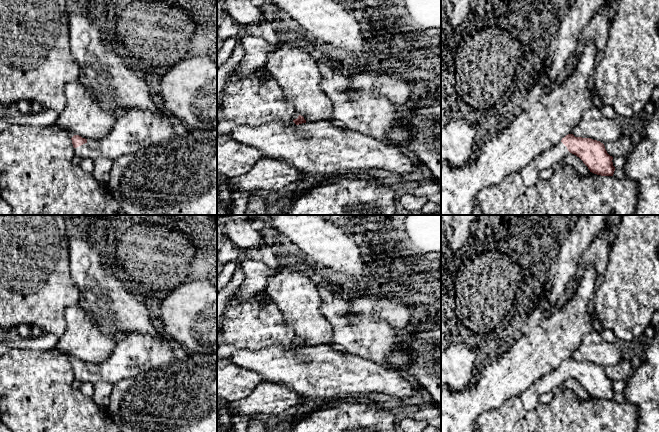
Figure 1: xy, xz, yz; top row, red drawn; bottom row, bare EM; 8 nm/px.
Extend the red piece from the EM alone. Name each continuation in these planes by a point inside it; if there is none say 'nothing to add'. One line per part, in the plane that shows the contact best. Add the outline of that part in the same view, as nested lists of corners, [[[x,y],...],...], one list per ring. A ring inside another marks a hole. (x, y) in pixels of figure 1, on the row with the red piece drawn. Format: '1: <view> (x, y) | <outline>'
1: xy (135, 130) | [[[132,109],[117,117],[106,137],[98,141],[87,139],[85,144],[74,148],[74,152],[81,159],[108,157],[116,160],[136,150],[170,142],[174,137],[169,116],[160,117],[151,111]]]

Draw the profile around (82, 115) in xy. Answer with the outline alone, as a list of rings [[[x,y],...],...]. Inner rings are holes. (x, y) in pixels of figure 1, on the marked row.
[[[80,80],[66,84],[65,96],[66,105],[55,122],[59,128],[94,141],[110,133],[117,117],[105,111]]]

